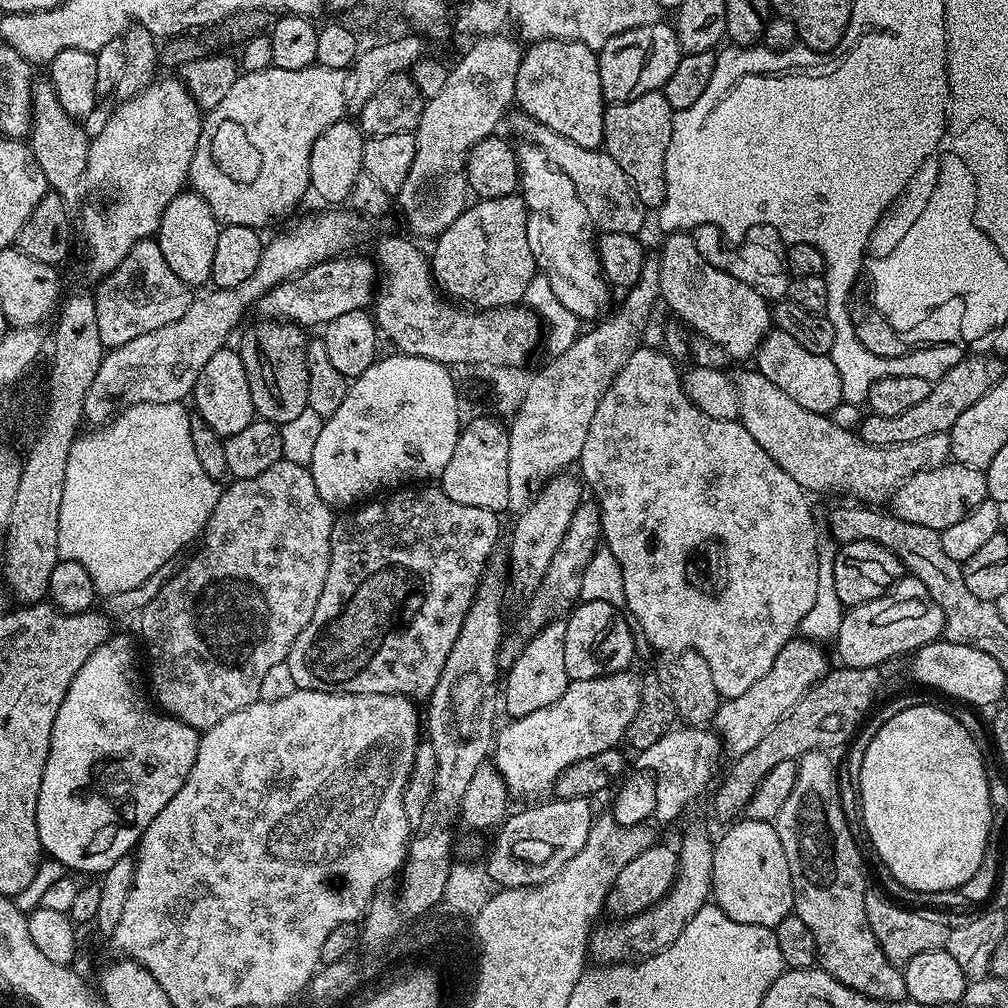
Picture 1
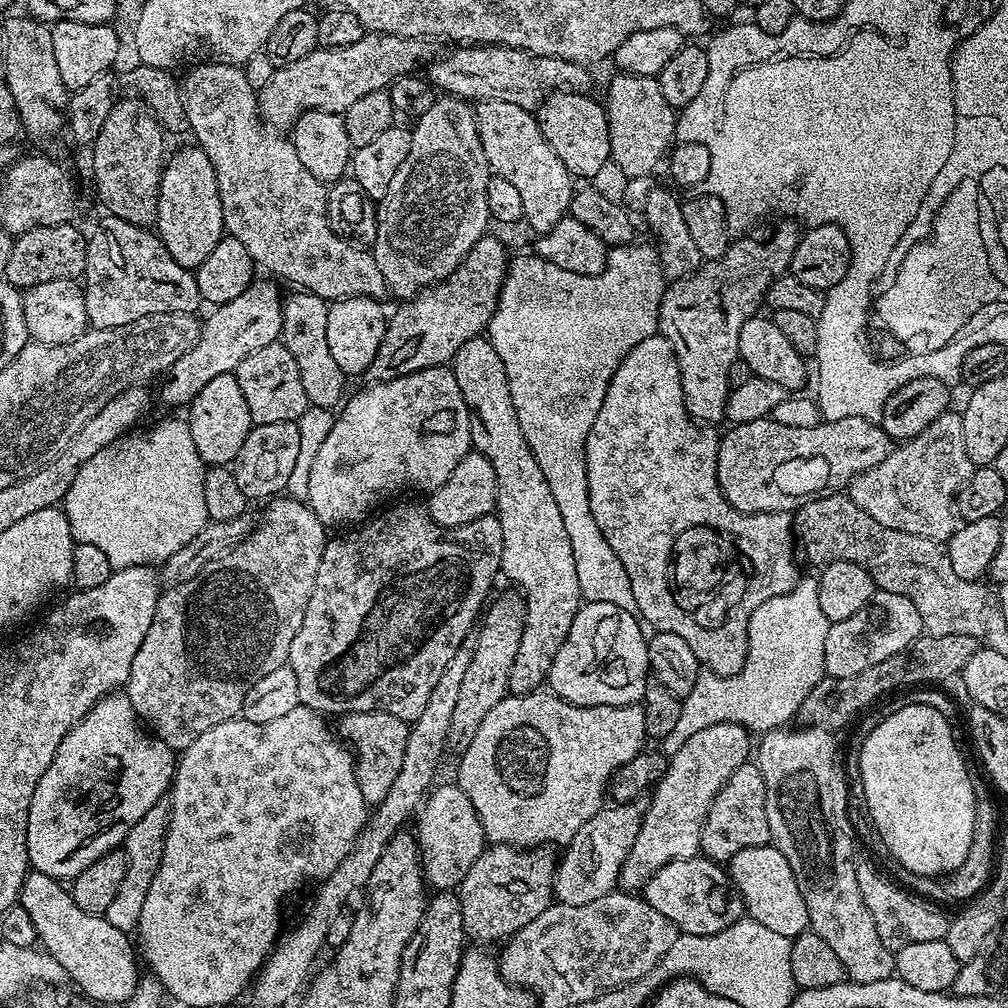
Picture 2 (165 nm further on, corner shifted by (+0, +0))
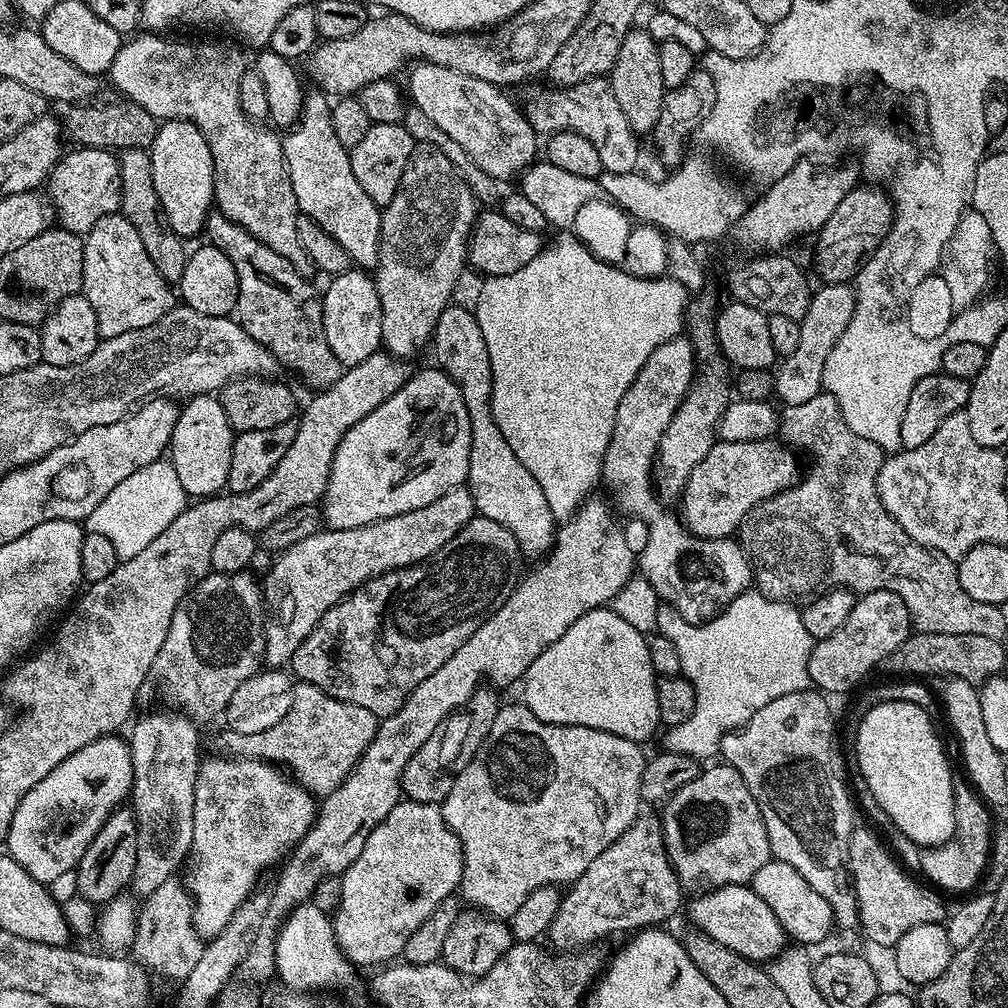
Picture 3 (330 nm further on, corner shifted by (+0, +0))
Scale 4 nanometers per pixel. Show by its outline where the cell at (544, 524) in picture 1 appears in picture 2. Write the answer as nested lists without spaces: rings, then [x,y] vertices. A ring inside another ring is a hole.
[[[511,591],[502,593],[500,597],[497,595],[485,607],[482,619],[475,629],[474,655],[470,657],[470,667],[462,677],[462,690],[458,694],[458,702],[454,702],[454,714],[450,717],[446,741],[447,747],[451,751],[453,748],[456,754],[462,754],[468,749],[470,742],[474,742],[474,734],[478,734],[478,726],[482,726],[482,718],[486,718],[490,709],[498,706],[498,702],[509,695],[510,666],[514,666],[518,645],[522,643],[526,618],[523,595],[519,591]]]

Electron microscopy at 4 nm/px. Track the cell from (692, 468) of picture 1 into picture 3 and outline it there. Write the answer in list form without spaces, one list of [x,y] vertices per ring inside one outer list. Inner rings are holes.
[[[684,334],[662,342],[662,346],[646,358],[646,366],[638,370],[638,378],[630,382],[630,390],[626,390],[626,394],[622,394],[622,402],[618,402],[610,446],[604,455],[602,484],[612,491],[611,499],[619,511],[621,508],[628,516],[641,516],[648,523],[644,549],[641,547],[638,552],[639,575],[646,577],[661,601],[671,605],[684,620],[702,624],[719,614],[741,592],[749,591],[754,573],[747,554],[735,539],[690,537],[681,517],[667,512],[659,504],[661,501],[654,487],[656,448],[666,426],[670,426],[670,418],[674,418],[682,398],[687,394],[697,367],[696,351],[692,349],[692,341]],[[668,560],[674,560],[672,568],[676,576],[676,592],[668,592]]]

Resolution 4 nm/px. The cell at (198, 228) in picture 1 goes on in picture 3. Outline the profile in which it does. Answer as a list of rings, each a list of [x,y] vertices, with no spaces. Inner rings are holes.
[[[166,120],[156,129],[156,137],[150,149],[152,169],[154,170],[154,190],[158,190],[158,198],[162,202],[162,210],[166,210],[166,218],[170,218],[170,226],[179,236],[191,238],[205,231],[208,217],[214,208],[216,199],[216,179],[214,178],[214,158],[210,154],[210,146],[194,126],[194,122],[185,120]]]

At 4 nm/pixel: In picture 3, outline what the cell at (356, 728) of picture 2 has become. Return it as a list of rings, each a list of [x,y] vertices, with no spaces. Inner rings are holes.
[[[300,682],[292,689],[290,710],[286,710],[282,722],[270,726],[270,730],[262,730],[262,734],[243,736],[224,730],[216,744],[221,753],[230,756],[283,766],[297,784],[302,785],[313,796],[323,798],[338,790],[342,782],[346,782],[346,778],[370,746],[377,727],[378,717],[370,714],[370,710],[362,710],[362,706],[342,702],[318,690],[318,686]]]

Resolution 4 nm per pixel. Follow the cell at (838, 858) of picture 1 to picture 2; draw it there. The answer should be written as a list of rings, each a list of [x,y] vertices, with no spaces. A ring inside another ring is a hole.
[[[785,726],[763,733],[759,737],[760,749],[757,752],[755,749],[754,752],[755,763],[760,765],[762,778],[766,782],[766,818],[772,835],[771,843],[784,855],[786,862],[790,862],[790,870],[794,870],[794,878],[798,882],[798,890],[802,890],[802,898],[806,898],[809,929],[814,934],[818,934],[818,938],[824,939],[834,949],[834,954],[842,961],[845,977],[854,984],[882,982],[883,980],[893,979],[896,971],[896,957],[886,946],[882,946],[882,938],[878,938],[878,930],[874,927],[874,918],[870,918],[870,910],[866,910],[866,902],[862,902],[862,890],[858,890],[858,874],[856,873],[856,865],[858,863],[856,848],[858,849],[858,841],[848,821],[850,805],[848,802],[848,787],[844,781],[842,751],[840,752],[835,738],[832,737],[835,735],[823,726],[800,726],[797,729],[797,732],[795,732],[792,726]]]

